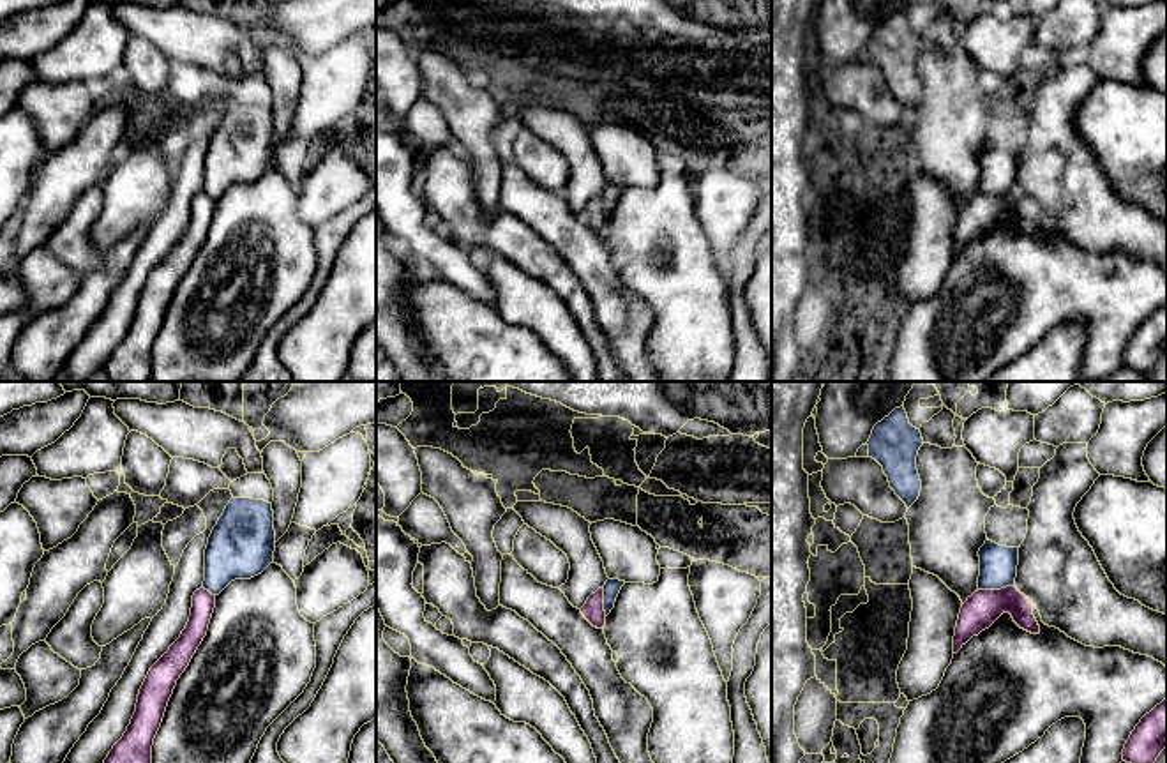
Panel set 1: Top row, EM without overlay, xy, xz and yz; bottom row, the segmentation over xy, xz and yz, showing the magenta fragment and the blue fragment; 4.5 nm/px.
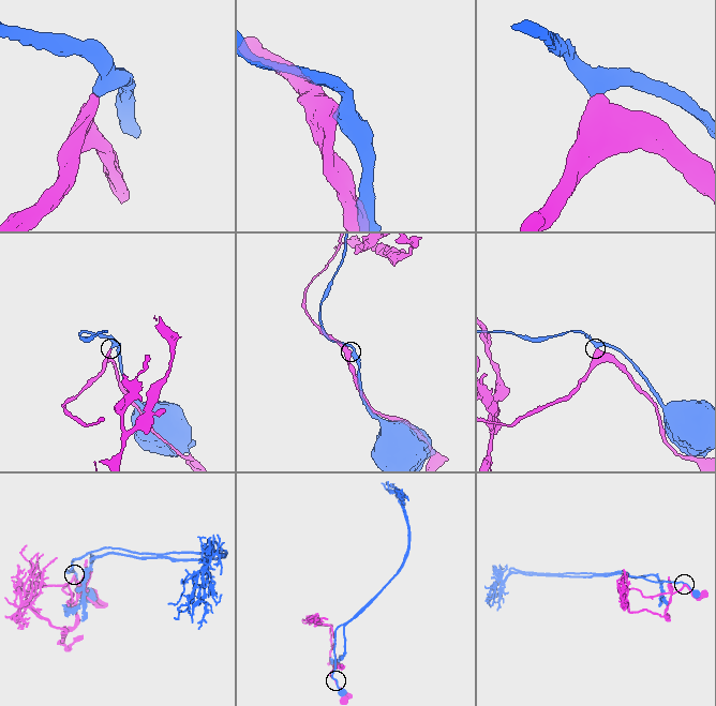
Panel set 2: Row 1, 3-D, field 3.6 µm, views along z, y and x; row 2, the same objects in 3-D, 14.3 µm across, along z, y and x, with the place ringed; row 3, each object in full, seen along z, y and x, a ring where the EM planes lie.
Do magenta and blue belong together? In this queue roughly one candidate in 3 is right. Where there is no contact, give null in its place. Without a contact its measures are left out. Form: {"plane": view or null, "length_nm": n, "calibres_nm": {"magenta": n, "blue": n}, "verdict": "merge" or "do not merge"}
{"plane": "yz", "length_nm": 180, "calibres_nm": {"magenta": 160, "blue": 180}, "verdict": "do not merge"}

